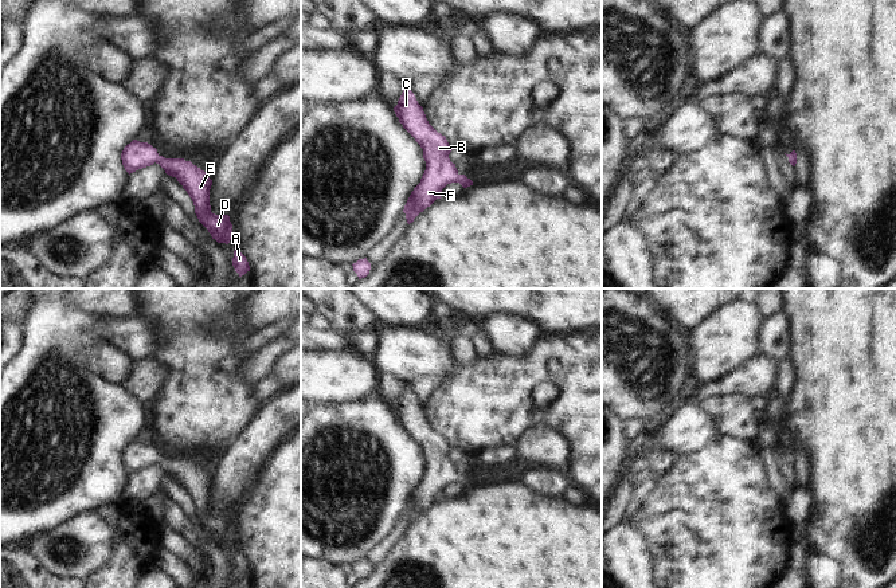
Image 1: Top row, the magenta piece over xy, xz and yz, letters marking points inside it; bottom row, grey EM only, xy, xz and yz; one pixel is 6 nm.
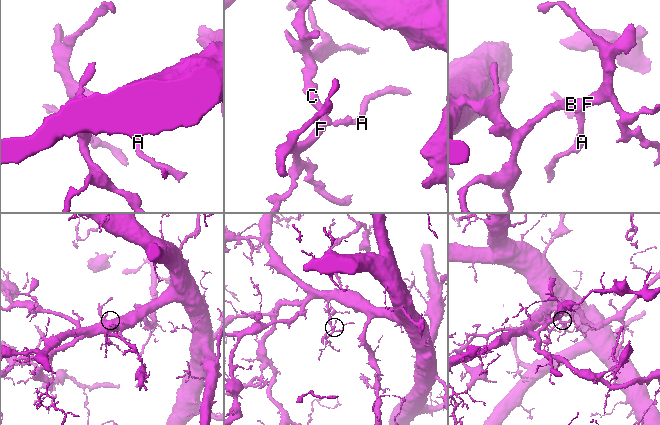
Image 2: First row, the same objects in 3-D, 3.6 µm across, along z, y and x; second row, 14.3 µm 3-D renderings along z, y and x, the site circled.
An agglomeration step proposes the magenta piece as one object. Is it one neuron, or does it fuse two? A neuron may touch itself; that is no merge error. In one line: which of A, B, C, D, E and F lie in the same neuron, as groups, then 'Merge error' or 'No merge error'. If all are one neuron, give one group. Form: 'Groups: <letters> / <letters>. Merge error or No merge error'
Groups: A B C D E F. No merge error.

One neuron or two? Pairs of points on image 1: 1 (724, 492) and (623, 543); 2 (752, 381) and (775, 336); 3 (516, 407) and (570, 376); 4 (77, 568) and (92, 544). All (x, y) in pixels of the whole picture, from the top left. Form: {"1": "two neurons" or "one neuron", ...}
{"1": "two neurons", "2": "two neurons", "3": "one neuron", "4": "one neuron"}

